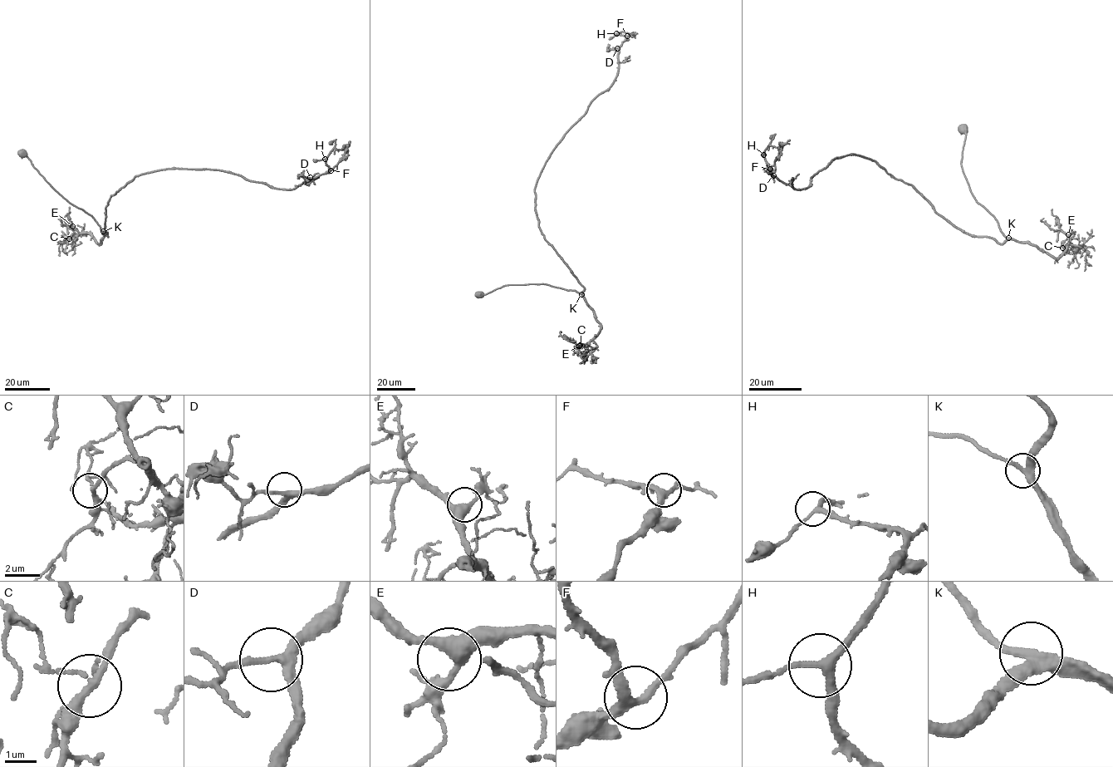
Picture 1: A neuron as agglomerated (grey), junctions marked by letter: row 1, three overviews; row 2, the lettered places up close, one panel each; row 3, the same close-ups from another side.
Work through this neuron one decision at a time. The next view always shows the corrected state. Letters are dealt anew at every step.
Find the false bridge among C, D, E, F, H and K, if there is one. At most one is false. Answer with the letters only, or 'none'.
none

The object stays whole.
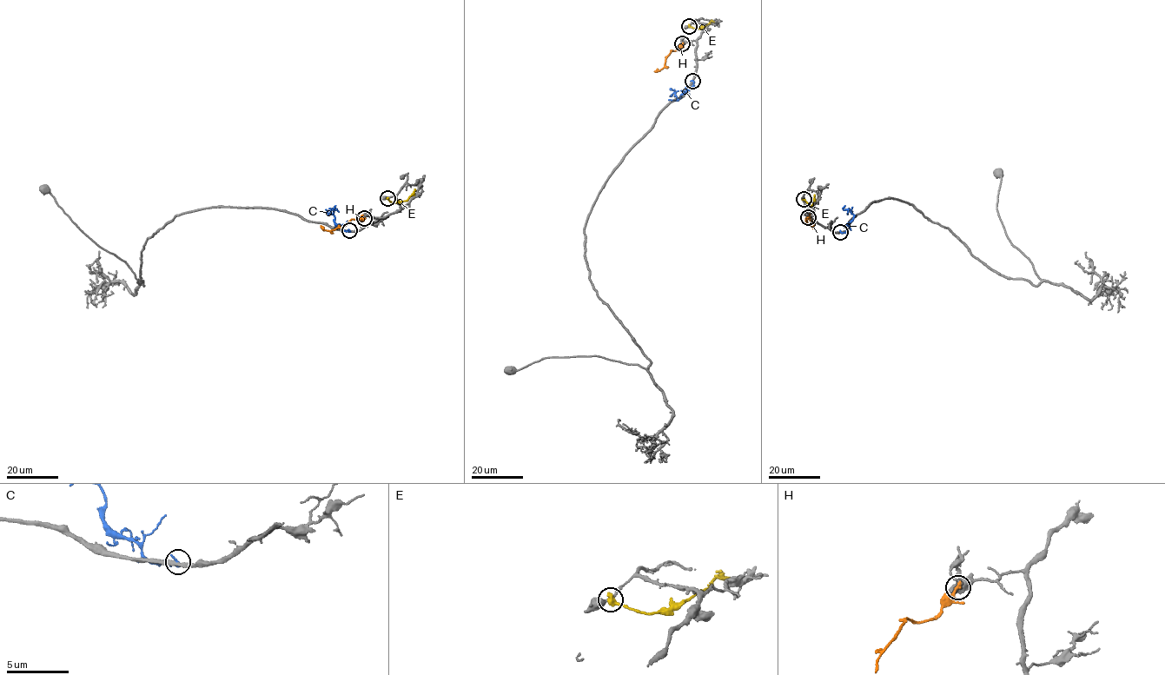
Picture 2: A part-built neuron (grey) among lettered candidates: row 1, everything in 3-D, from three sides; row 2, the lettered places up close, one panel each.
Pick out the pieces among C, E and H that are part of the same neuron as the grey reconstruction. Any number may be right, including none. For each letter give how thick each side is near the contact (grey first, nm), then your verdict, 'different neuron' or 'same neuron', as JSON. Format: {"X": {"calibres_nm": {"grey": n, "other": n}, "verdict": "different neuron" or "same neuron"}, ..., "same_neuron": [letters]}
{"C": {"calibres_nm": {"grey": 320, "other": 200}, "verdict": "different neuron"}, "E": {"calibres_nm": {"grey": 340, "other": 500}, "verdict": "different neuron"}, "H": {"calibres_nm": {"grey": 110, "other": 220}, "verdict": "different neuron"}, "same_neuron": []}

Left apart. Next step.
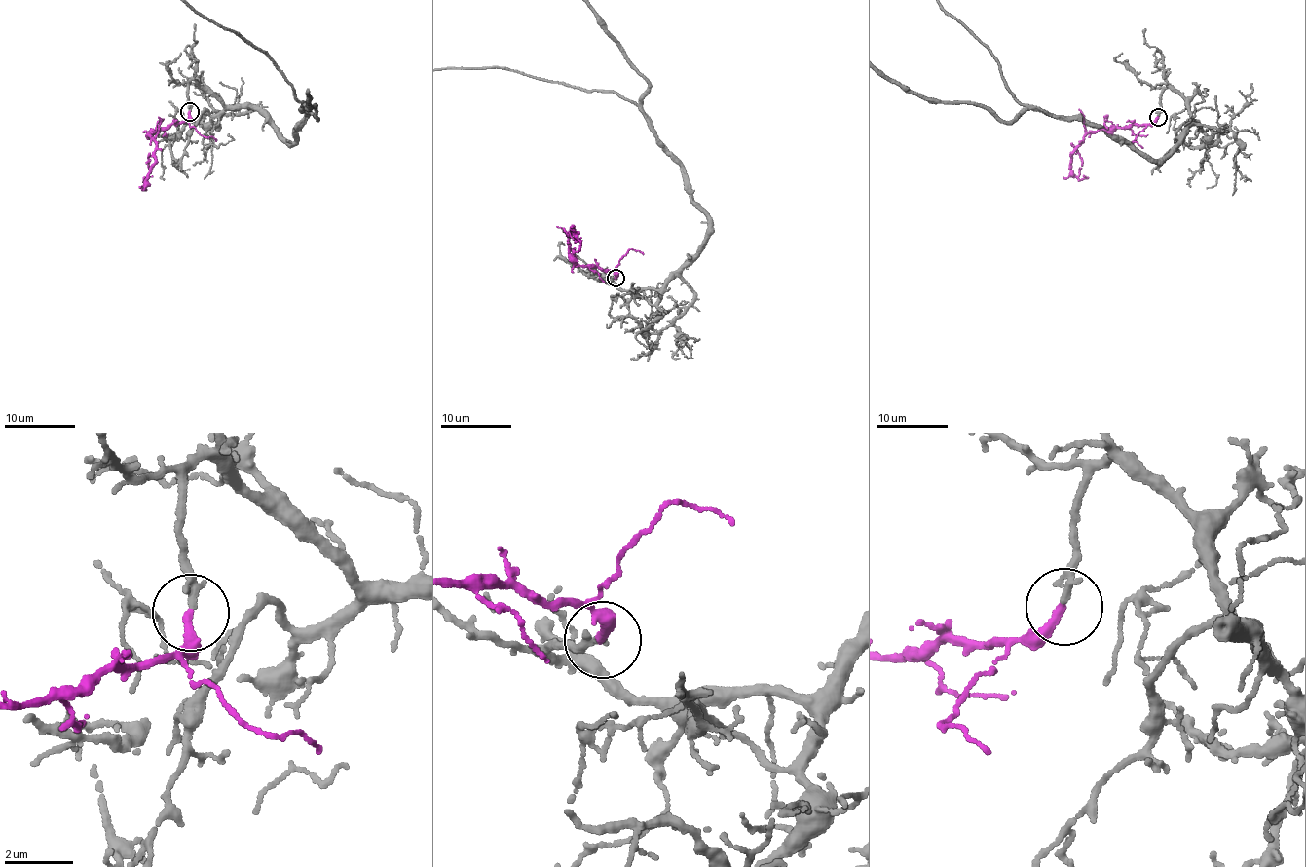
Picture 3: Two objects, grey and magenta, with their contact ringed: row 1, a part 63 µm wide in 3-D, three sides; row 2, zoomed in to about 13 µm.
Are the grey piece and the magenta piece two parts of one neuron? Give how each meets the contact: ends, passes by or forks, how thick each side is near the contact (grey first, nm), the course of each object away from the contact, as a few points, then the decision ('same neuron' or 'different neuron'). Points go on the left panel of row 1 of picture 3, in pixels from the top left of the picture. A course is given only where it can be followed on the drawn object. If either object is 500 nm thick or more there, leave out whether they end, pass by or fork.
grey ends | magenta ends | 240/260 nm | grey via (189, 111), (198, 80), (290, 143), (309, 116), (265, 54), (195, 13) | magenta via (189, 111), (186, 122), (169, 123), (150, 135), (156, 148), (148, 163), (151, 175), (139, 187) | same neuron

